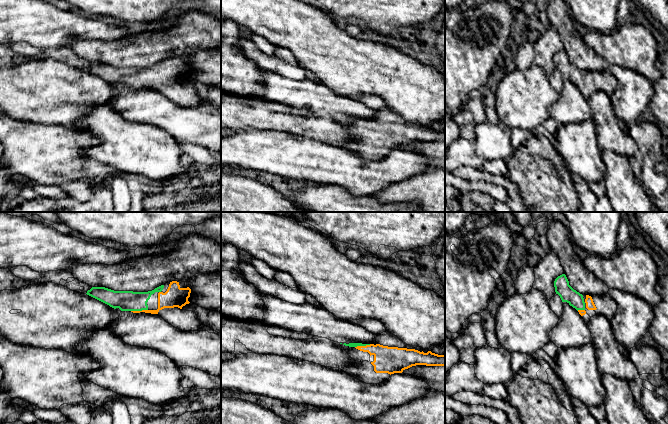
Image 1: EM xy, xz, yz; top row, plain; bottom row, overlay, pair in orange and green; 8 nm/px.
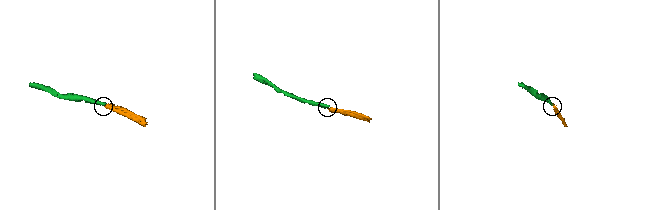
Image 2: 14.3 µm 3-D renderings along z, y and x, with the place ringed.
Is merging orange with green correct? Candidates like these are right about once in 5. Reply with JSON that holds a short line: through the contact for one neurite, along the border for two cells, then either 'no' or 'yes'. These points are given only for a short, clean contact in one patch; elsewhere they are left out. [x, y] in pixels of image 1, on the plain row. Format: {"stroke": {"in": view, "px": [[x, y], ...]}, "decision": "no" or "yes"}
{"stroke": {"in": "xy", "px": [[165, 76], [156, 87], [139, 87], [129, 77], [124, 76]]}, "decision": "yes"}

